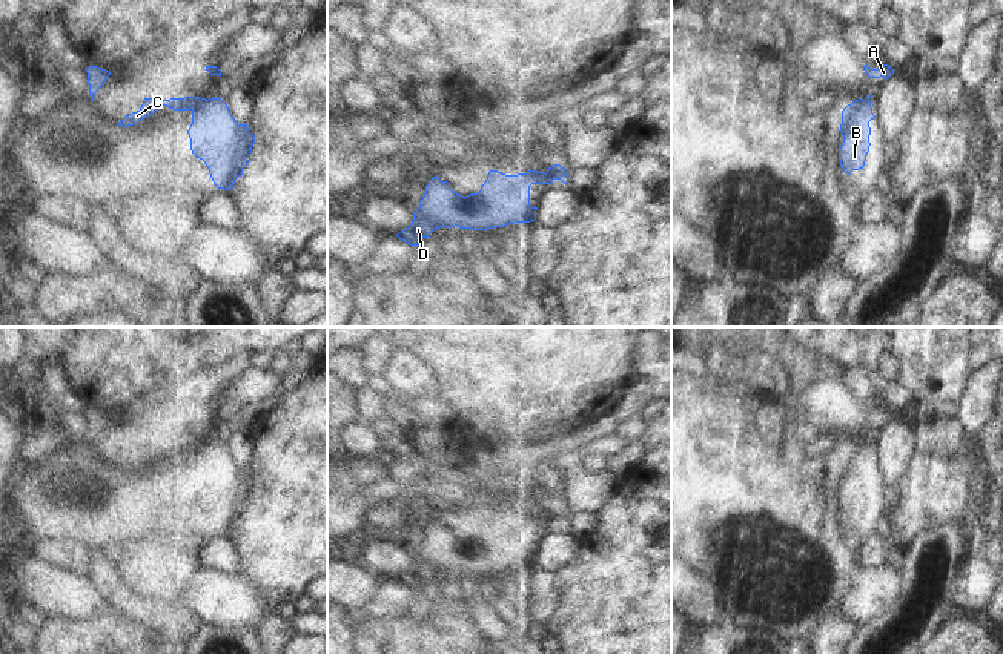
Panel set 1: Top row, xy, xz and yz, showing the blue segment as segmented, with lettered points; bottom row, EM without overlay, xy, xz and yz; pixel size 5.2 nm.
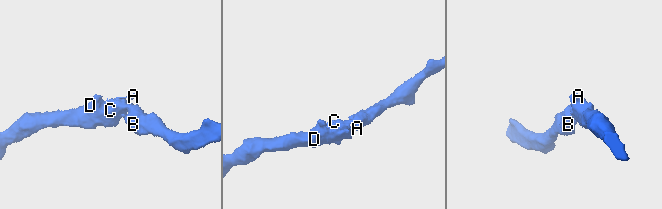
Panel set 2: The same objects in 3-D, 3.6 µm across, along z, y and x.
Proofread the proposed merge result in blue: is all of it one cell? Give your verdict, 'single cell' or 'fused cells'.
fused cells

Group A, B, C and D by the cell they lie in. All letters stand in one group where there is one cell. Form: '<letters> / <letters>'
A C D / B

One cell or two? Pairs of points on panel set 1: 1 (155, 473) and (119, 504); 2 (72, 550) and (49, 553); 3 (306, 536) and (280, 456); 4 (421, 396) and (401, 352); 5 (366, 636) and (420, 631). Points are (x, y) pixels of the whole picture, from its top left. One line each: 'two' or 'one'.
1: one
2: one
3: one
4: one
5: one

